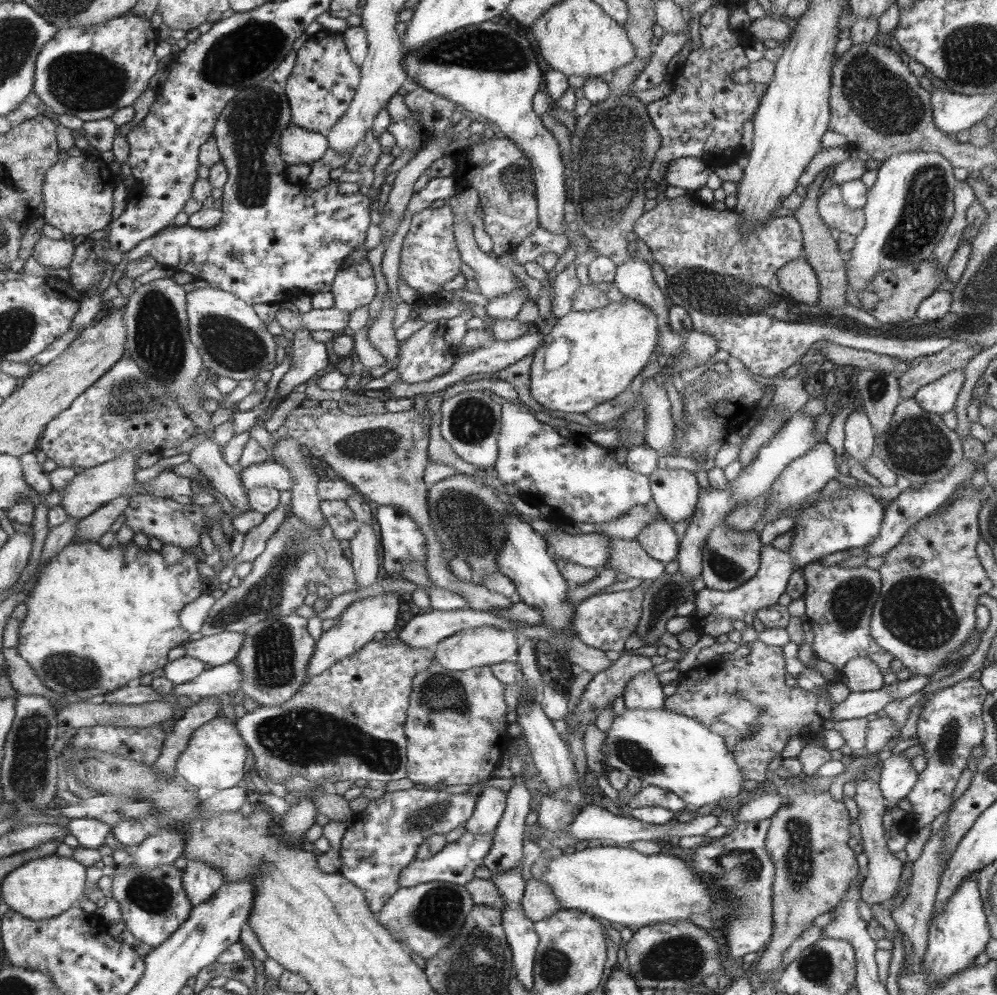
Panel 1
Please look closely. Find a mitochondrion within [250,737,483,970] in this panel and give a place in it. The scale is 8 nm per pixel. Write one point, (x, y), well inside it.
(439, 911)

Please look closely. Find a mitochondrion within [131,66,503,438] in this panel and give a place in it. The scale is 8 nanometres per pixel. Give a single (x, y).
(255, 117)

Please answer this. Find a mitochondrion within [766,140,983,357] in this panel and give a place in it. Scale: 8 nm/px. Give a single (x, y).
(923, 213)

